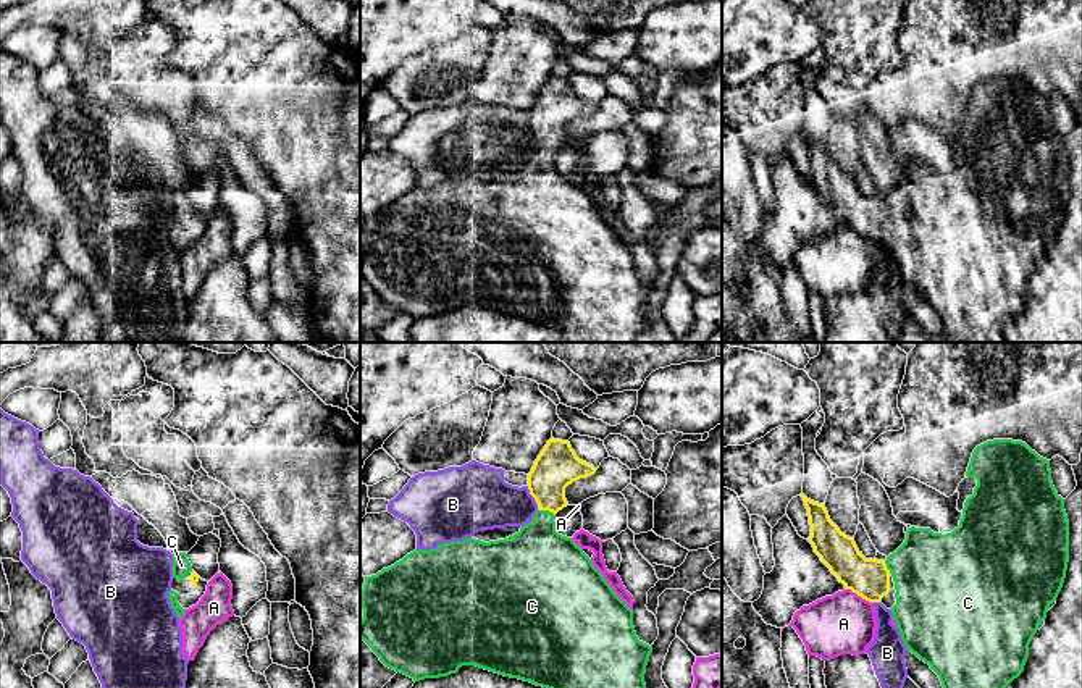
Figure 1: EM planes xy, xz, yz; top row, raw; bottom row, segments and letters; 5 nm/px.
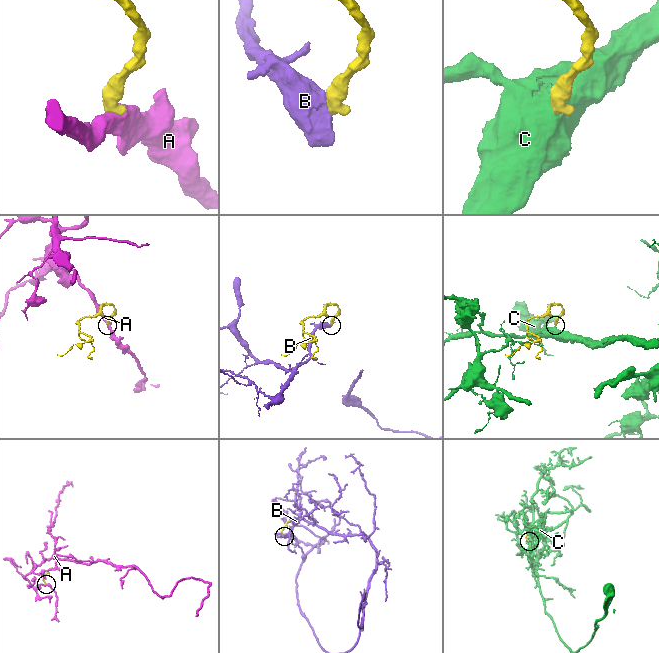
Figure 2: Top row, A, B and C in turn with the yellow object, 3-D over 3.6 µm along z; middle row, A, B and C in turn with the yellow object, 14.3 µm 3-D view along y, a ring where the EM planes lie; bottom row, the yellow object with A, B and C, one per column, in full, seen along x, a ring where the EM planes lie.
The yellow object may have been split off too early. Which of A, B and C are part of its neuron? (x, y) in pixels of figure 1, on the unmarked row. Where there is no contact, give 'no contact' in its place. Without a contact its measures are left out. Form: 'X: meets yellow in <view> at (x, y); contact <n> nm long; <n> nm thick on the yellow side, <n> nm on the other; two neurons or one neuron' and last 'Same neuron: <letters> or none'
A: meets yellow in yz at (859, 233); contact 150 nm long; 200 nm thick on the yellow side, 300 nm on the other; two neurons
B: meets yellow in xz at (530, 131); contact 90 nm long; 220 nm thick on the yellow side, 300 nm on the other; two neurons
C: meets yellow in xz at (548, 147); contact 90 nm long; 220 nm thick on the yellow side, 320 nm on the other; one neuron
Same neuron: C

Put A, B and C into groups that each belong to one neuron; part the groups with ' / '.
A / B / C

